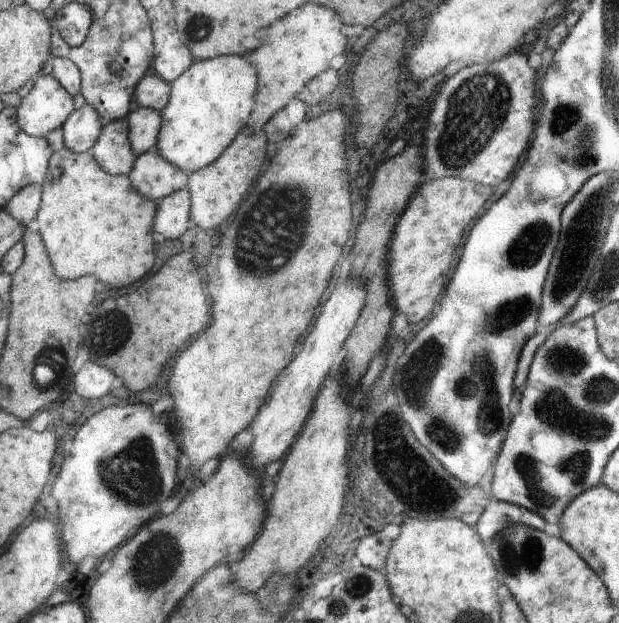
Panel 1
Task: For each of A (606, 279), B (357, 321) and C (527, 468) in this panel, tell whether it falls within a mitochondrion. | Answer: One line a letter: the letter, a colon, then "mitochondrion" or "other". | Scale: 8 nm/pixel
A: mitochondrion
B: other
C: mitochondrion

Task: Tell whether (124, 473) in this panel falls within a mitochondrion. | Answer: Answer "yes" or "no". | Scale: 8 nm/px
yes

